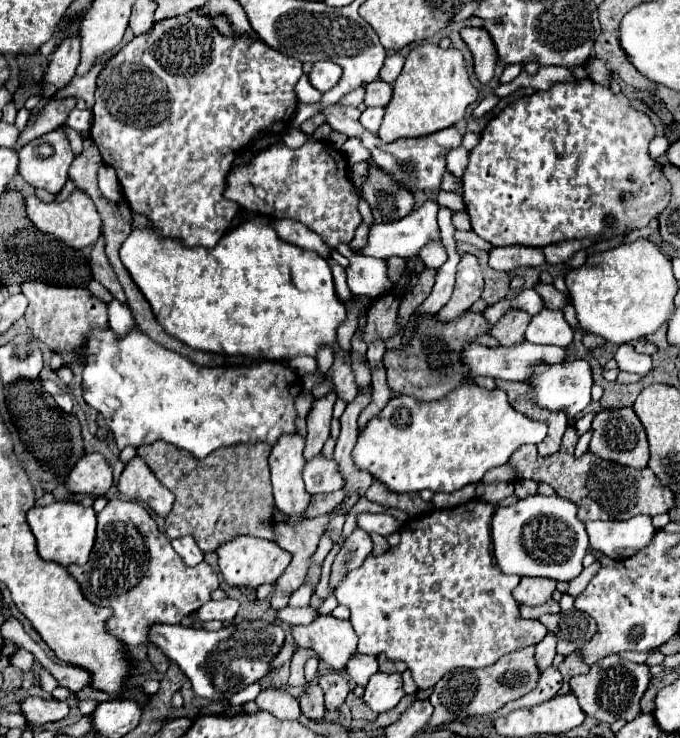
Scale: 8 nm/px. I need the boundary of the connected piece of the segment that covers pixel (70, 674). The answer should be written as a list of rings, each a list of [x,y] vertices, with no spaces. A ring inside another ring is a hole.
[[[35,644],[29,652],[35,656],[35,660],[37,660],[41,666],[45,666],[45,668],[55,676],[57,684],[63,686],[63,688],[67,688],[69,692],[77,692],[77,690],[81,690],[83,686],[89,686],[89,684],[91,684],[91,676],[89,676],[83,668],[69,666],[69,664],[53,664],[53,662],[47,658],[47,654],[45,654],[37,644]]]

